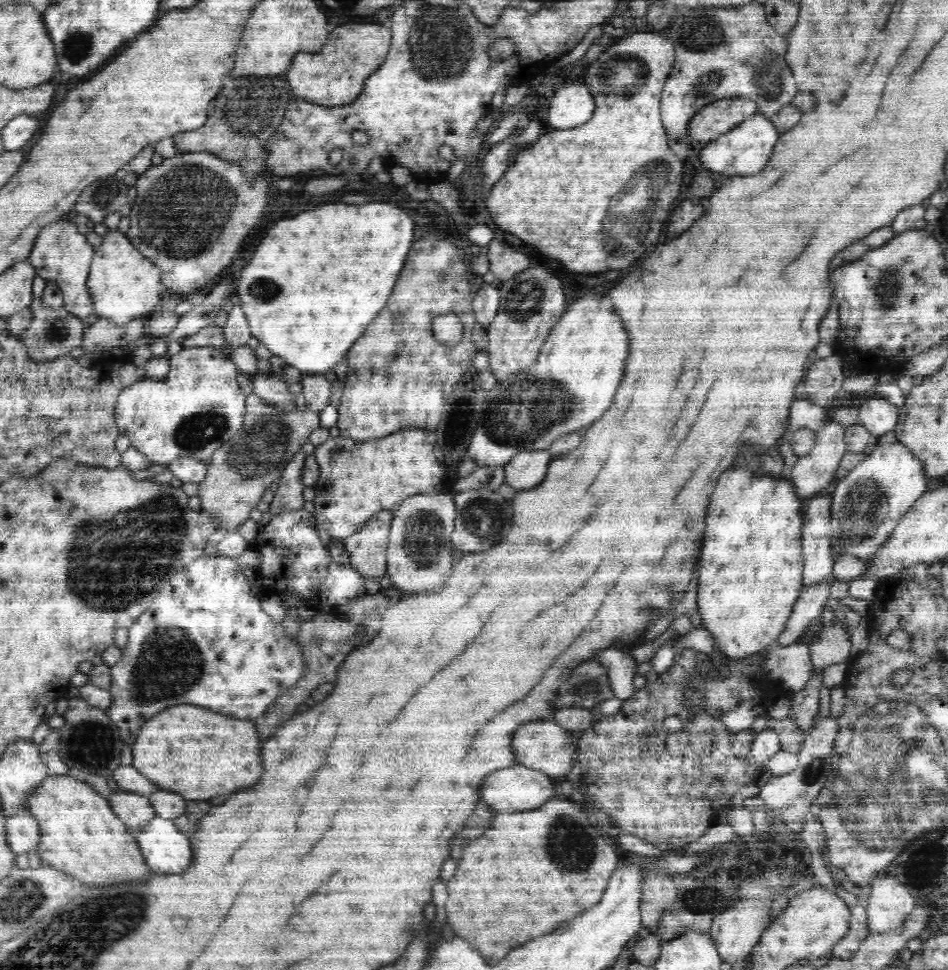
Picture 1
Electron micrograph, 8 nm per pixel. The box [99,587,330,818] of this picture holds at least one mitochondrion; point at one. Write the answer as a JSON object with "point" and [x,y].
{"point":[170,661]}

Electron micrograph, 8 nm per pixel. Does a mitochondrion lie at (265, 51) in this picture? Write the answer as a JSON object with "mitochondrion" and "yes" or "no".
{"mitochondrion":"no"}

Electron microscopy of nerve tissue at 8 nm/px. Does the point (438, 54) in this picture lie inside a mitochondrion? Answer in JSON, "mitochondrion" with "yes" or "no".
{"mitochondrion":"yes"}

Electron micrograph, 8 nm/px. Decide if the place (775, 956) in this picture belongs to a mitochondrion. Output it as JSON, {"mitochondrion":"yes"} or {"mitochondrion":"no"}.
{"mitochondrion":"no"}

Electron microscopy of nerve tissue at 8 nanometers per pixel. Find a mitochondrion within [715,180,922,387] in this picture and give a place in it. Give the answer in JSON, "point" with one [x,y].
{"point":[890,281]}

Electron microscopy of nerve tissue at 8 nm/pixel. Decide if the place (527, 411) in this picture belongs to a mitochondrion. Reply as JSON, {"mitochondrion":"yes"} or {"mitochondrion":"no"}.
{"mitochondrion":"yes"}

